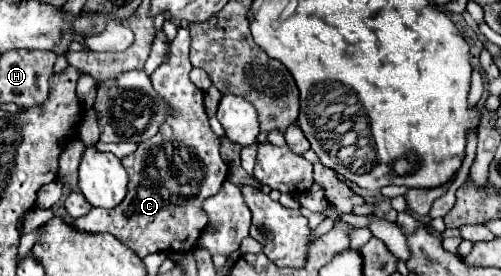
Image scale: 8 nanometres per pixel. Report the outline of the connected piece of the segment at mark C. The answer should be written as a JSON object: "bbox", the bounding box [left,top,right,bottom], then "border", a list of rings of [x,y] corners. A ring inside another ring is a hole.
{"bbox":[74,28,228,258],"border":[[[178,28],[178,34],[170,44],[170,60],[150,76],[154,90],[168,104],[170,114],[154,138],[138,144],[134,154],[122,158],[122,166],[130,178],[126,198],[112,210],[92,208],[89,214],[74,220],[74,228],[82,232],[114,234],[140,258],[166,250],[194,250],[202,230],[206,228],[202,200],[218,192],[228,174],[228,166],[220,158],[220,138],[210,130],[208,116],[204,112],[204,92],[188,78],[188,72],[192,70],[188,48],[190,34],[186,28]]]}

